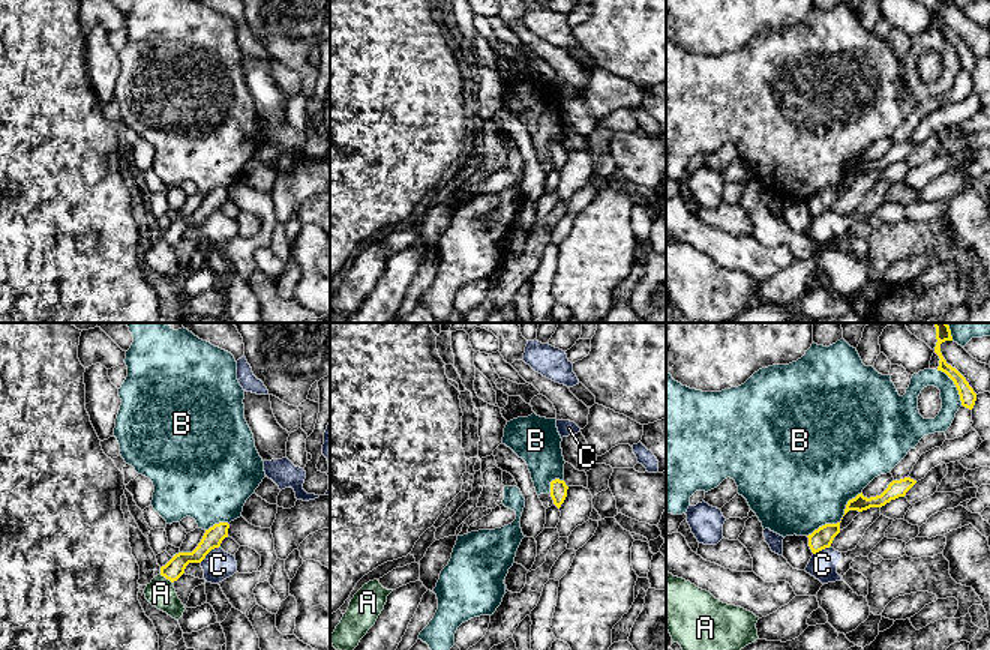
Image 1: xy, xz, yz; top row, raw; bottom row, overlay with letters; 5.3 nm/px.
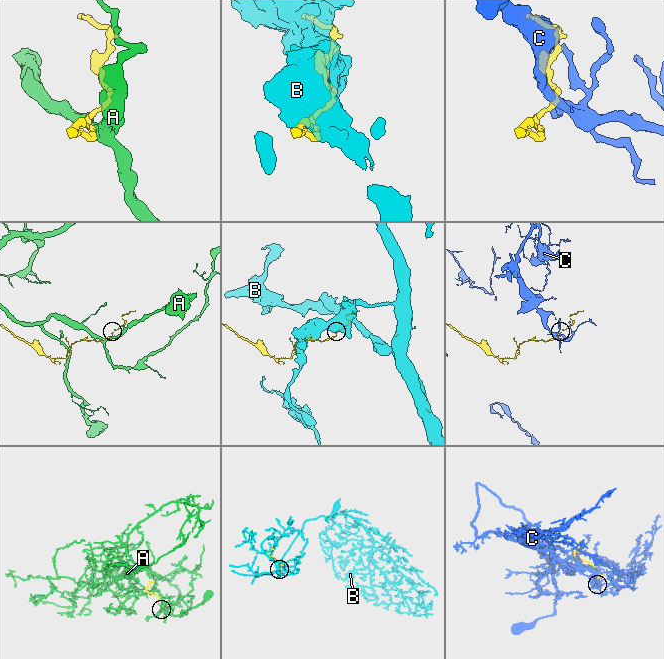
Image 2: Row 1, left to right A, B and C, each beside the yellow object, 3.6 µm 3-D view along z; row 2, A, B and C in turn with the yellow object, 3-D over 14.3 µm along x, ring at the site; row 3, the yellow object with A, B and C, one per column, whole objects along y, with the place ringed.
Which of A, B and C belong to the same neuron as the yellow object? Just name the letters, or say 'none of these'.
none of these

